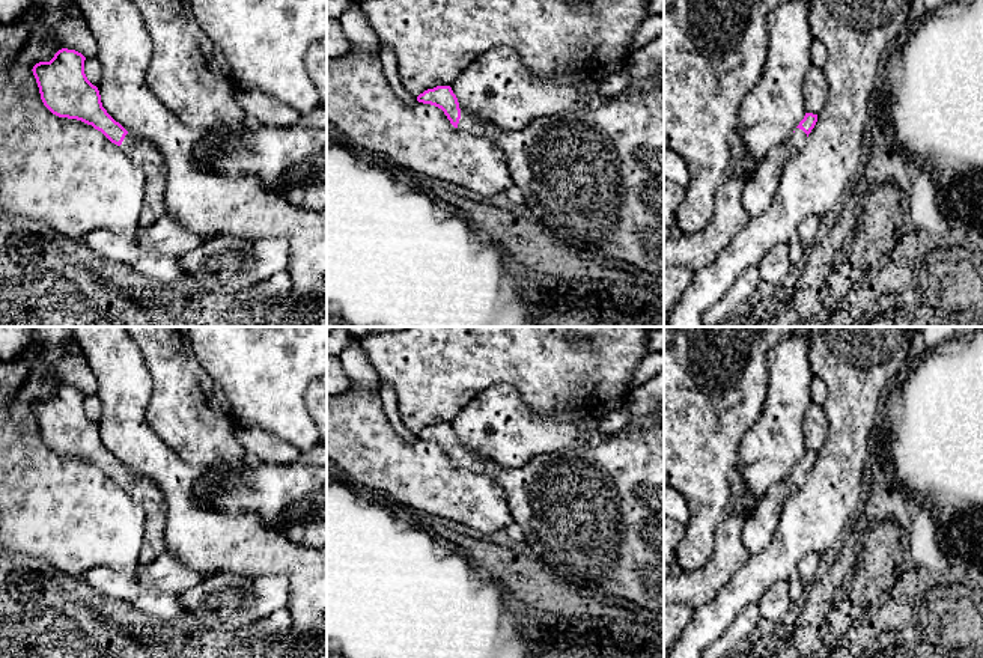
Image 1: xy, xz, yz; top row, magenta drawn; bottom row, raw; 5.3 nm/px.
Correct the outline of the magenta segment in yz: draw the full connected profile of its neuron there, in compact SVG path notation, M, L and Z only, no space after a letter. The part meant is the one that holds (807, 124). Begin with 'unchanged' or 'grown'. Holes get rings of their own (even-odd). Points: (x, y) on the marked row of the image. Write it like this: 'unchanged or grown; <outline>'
grown; M805 113L789 140L771 148L760 161L757 170L742 191L742 205L751 220L769 209L783 166L802 151L816 122L817 114Z

